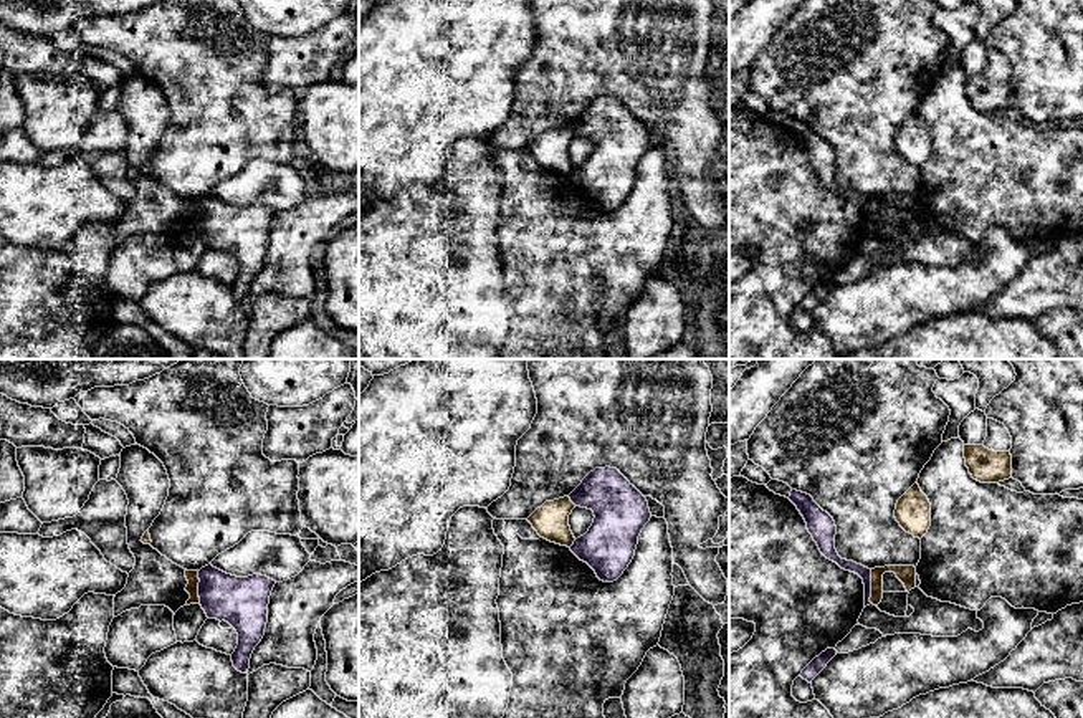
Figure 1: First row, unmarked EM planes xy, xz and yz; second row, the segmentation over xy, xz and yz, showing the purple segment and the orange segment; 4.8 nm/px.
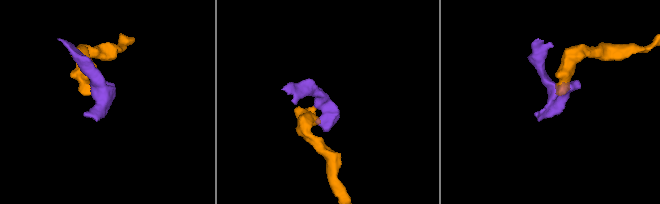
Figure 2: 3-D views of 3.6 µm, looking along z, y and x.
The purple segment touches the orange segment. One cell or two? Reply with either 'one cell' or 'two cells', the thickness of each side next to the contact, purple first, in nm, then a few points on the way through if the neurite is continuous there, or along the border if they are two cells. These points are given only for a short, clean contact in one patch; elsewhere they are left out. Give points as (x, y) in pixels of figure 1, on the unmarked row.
two cells; calibres 70 and 90 nm

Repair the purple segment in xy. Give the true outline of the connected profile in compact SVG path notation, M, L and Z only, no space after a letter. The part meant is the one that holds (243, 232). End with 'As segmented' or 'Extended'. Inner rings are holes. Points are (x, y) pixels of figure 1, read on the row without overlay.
M212 194L198 200L198 208L202 238L208 248L225 250L236 260L238 275L231 291L238 301L248 303L251 283L265 265L276 210L261 203L236 207Z. As segmented

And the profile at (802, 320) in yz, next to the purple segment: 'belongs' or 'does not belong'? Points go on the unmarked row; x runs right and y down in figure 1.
belongs

